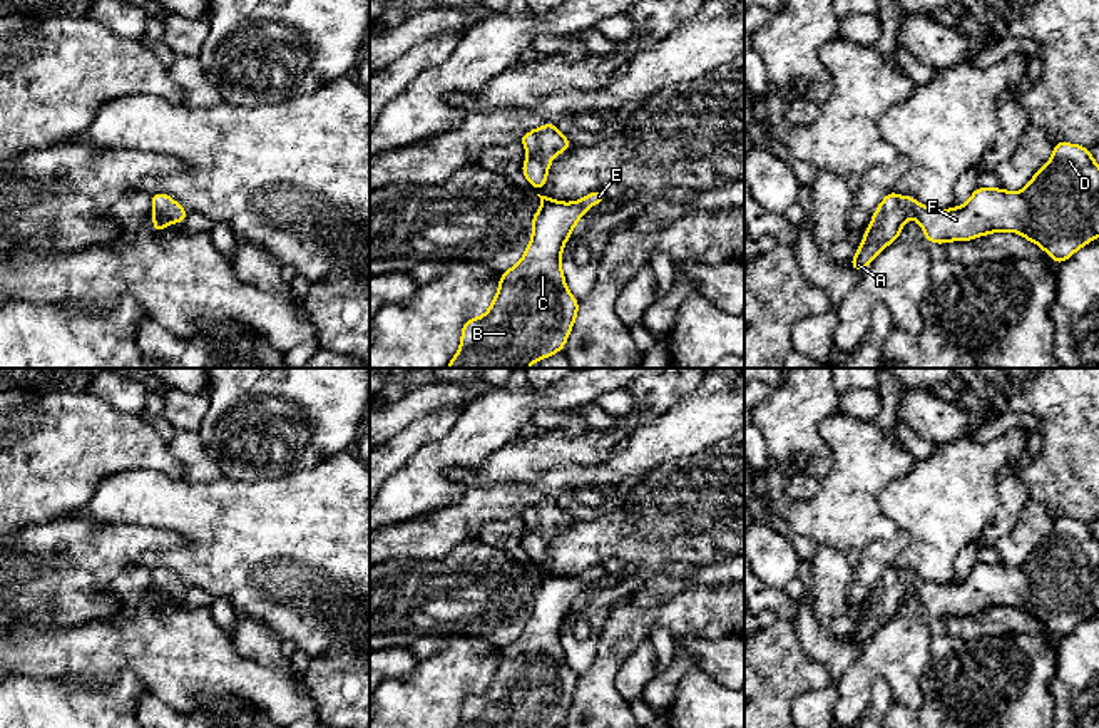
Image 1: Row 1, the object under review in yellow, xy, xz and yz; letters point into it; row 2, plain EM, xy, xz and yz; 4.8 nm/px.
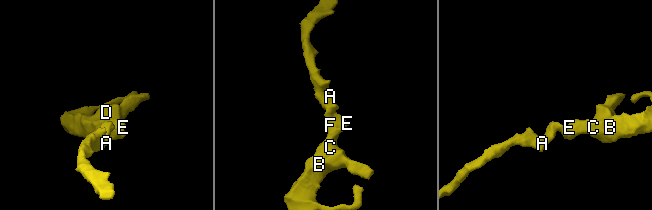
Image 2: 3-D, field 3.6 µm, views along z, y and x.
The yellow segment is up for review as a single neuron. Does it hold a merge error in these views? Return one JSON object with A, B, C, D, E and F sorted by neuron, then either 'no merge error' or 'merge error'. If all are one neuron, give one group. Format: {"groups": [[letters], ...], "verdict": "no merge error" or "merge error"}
{"groups": [["A", "B", "C", "D", "E", "F"]], "verdict": "no merge error"}

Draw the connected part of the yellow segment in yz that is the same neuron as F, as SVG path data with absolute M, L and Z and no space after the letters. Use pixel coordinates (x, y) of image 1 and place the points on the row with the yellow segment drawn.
M1056 142L1049 162L1019 192L1009 192L1004 187L977 187L964 206L947 211L927 208L910 196L900 197L895 191L888 192L877 208L856 256L848 264L861 273L898 238L908 216L922 226L928 243L970 241L990 233L1012 231L1039 244L1061 264L1079 248L1099 238L1099 164L1087 147Z

